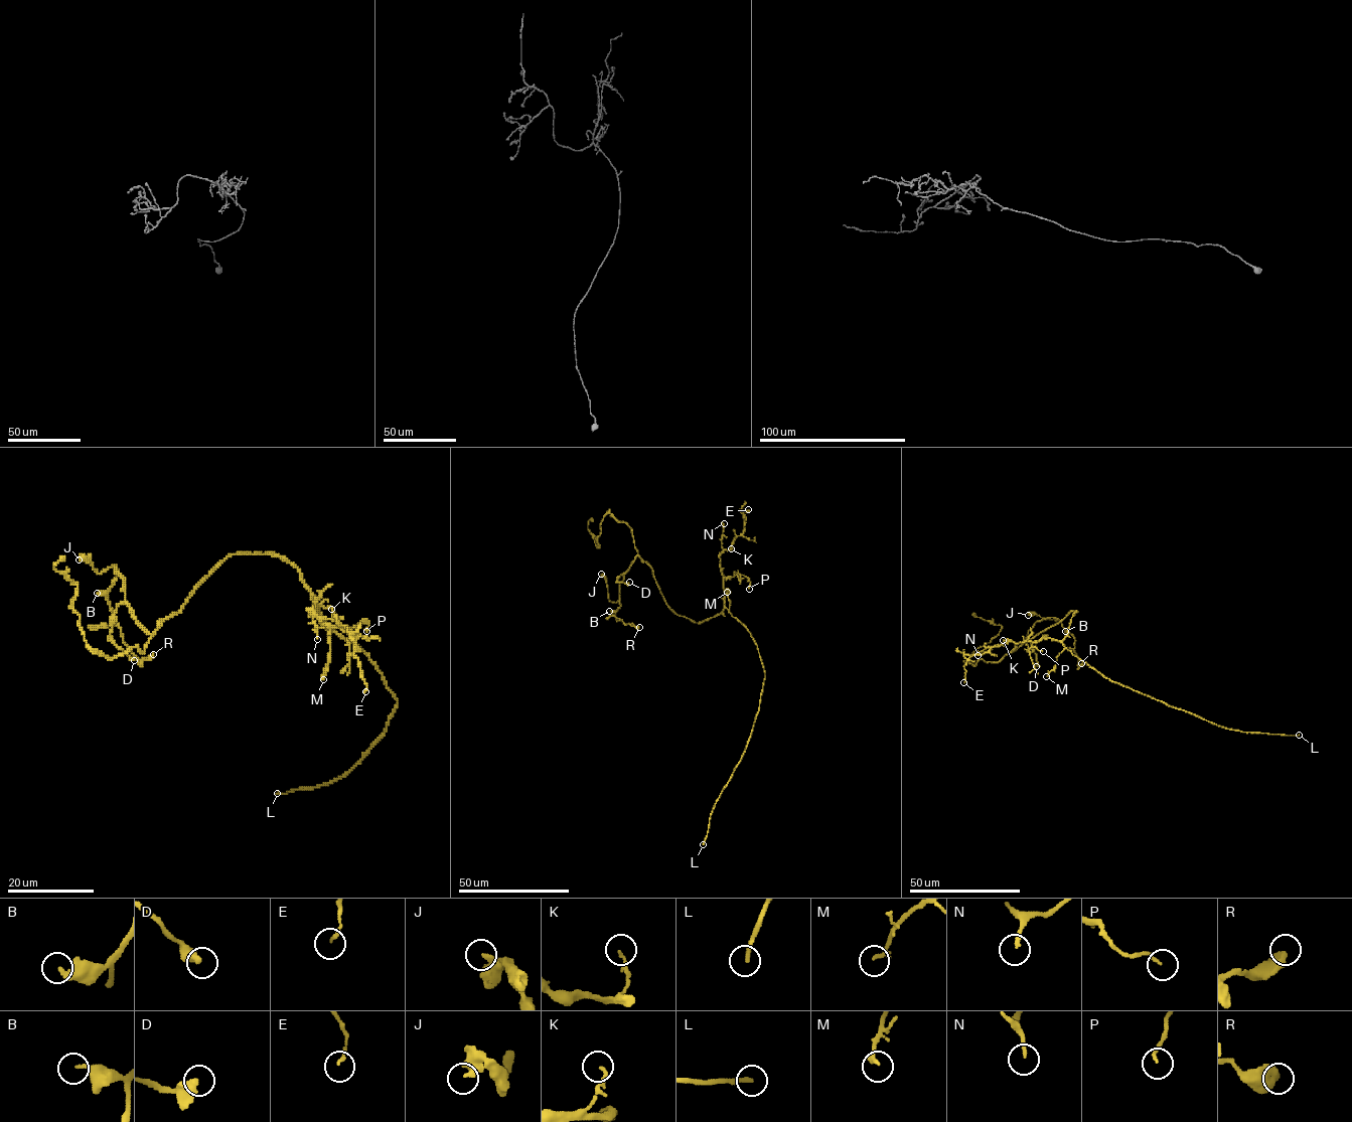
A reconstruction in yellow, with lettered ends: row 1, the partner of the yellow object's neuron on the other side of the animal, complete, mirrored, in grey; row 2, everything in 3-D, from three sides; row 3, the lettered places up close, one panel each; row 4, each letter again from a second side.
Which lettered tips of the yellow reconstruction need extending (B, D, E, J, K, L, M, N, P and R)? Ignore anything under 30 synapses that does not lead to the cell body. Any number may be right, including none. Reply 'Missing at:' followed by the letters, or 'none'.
Missing at: L

